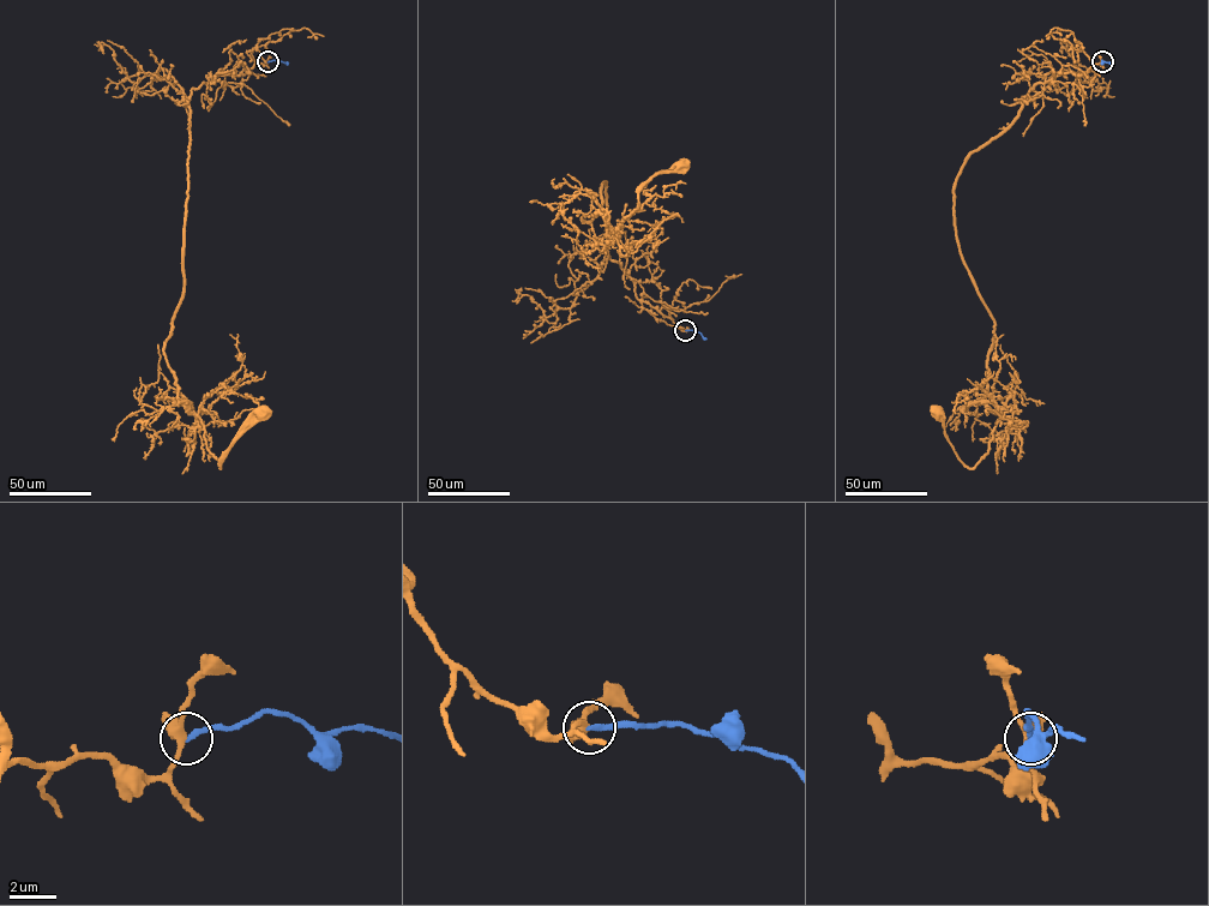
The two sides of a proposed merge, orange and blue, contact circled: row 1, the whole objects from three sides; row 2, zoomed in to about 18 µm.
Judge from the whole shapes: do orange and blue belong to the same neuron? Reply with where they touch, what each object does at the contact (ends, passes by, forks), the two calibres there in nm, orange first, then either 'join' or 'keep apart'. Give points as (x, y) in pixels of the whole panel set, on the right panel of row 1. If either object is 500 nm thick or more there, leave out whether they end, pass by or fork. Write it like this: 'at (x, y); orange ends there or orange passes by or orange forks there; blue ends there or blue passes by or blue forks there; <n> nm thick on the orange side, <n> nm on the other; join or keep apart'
at (1102, 61); orange forks there; blue ends there; 320 nm thick on the orange side, 240 nm on the other; keep apart

